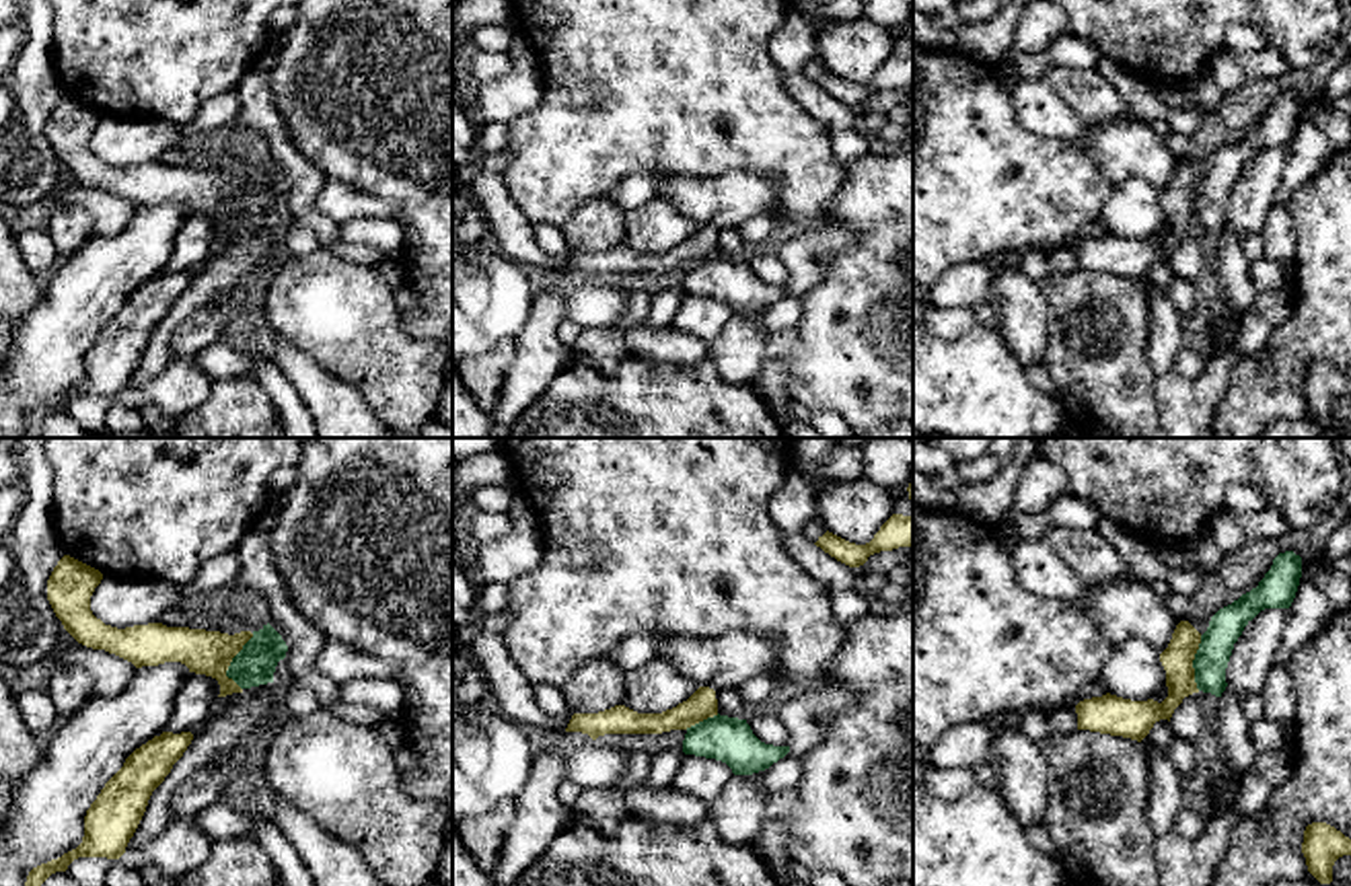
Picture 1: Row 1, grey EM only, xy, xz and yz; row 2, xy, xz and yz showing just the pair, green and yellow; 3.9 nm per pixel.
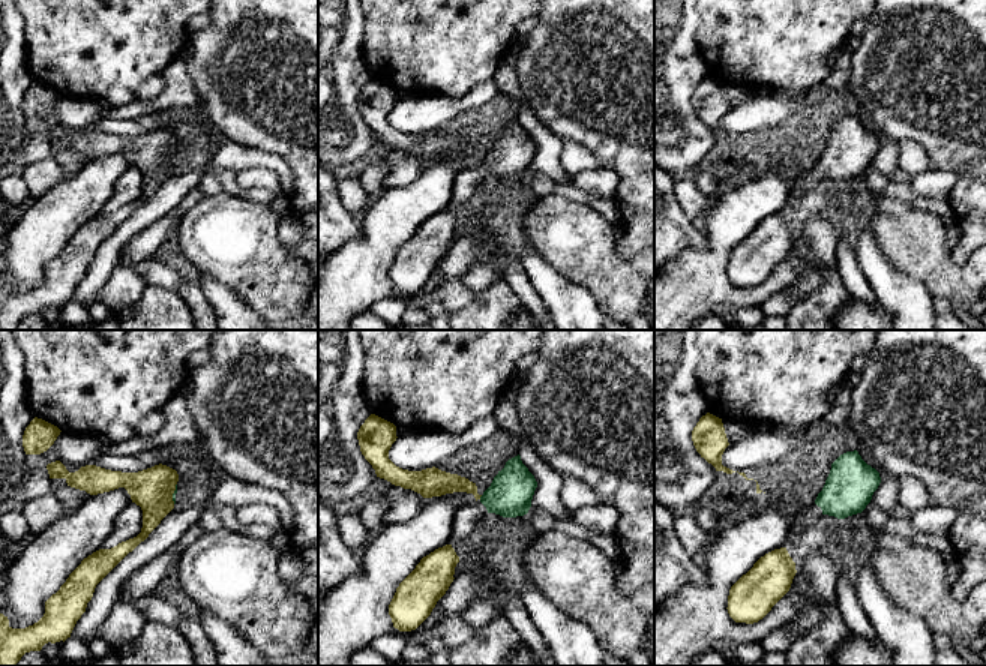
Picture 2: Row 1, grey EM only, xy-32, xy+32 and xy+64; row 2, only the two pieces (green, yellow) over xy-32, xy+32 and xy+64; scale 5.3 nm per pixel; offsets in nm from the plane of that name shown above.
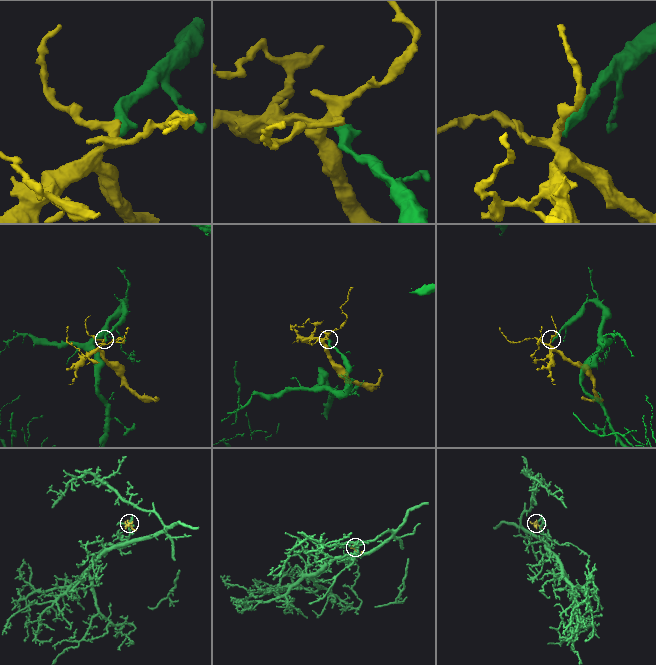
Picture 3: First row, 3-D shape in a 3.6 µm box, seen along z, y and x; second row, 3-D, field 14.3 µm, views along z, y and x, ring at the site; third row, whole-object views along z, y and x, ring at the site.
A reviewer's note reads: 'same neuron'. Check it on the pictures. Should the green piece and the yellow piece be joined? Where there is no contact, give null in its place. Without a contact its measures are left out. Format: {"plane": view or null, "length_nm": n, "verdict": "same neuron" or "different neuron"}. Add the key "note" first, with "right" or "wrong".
{"note": "wrong", "plane": "xy", "length_nm": 220, "verdict": "different neuron"}

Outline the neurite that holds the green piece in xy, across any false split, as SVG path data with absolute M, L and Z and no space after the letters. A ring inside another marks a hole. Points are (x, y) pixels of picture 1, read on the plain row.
M267 162L243 185L232 197L226 216L241 228L273 222L280 199L286 197L288 185L282 175Z

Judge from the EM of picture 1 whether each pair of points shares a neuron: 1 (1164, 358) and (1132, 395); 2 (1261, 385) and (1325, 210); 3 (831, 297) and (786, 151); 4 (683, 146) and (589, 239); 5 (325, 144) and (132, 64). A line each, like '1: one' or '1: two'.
1: two
2: one
3: two
4: two
5: two

